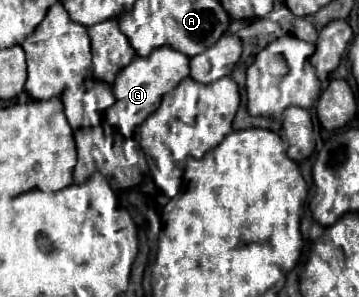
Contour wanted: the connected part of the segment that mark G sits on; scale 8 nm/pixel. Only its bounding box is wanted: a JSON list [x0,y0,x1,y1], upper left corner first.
[105,46,189,138]

